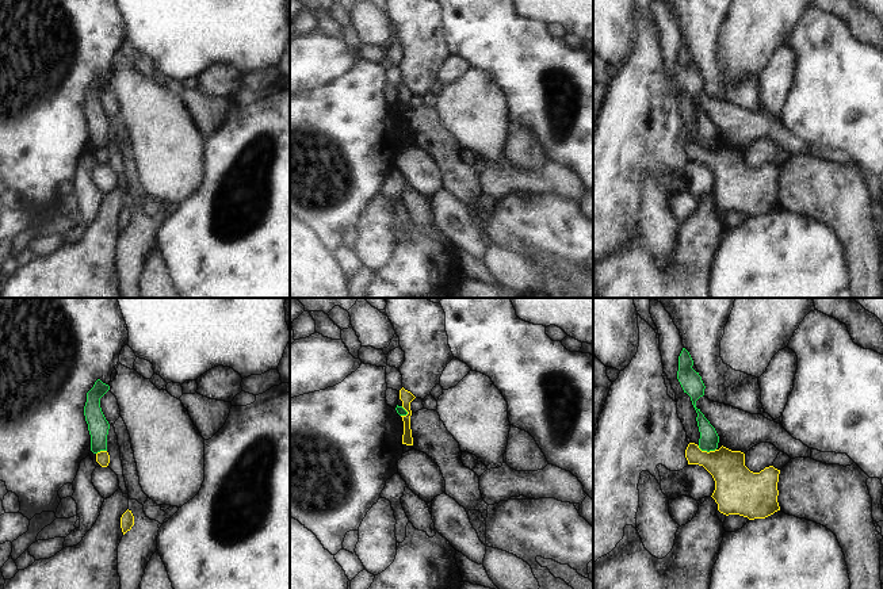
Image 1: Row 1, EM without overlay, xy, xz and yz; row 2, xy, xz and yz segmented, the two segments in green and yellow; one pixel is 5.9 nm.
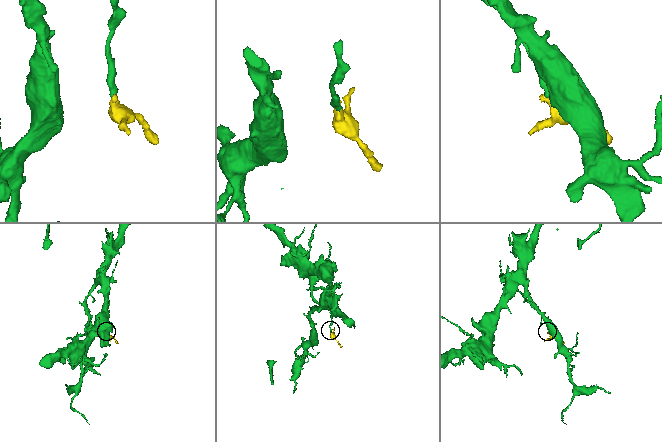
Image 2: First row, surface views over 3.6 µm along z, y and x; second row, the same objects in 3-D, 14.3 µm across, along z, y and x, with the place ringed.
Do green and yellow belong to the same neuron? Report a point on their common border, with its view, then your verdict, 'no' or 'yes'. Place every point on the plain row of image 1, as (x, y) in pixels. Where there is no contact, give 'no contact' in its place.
contact yz (707, 148); no

